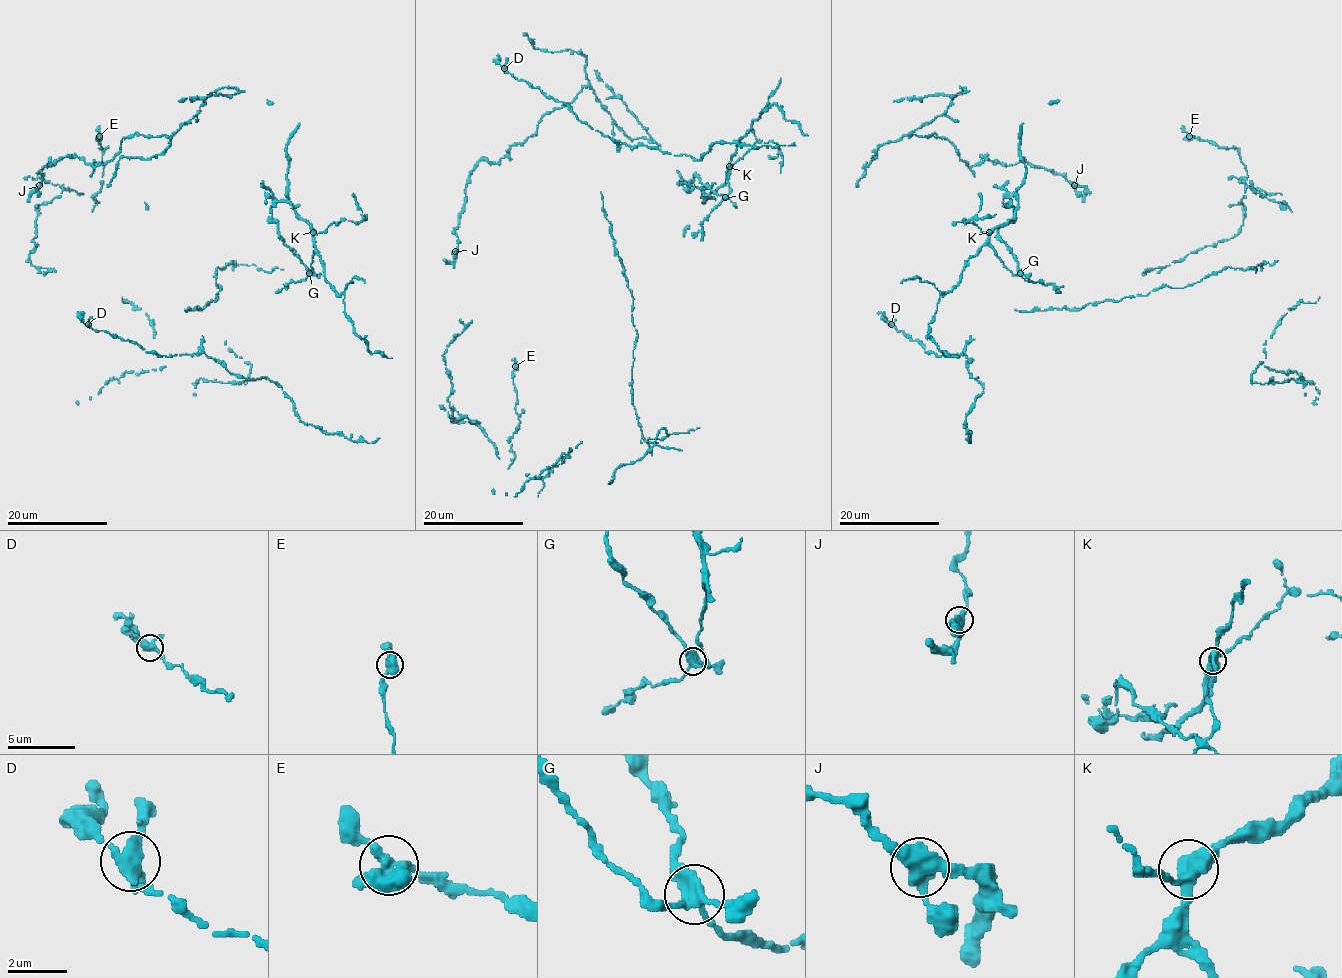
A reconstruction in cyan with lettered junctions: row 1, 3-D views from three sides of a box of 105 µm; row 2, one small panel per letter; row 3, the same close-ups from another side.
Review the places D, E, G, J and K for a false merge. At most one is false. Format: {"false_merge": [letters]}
{"false_merge": ["G"]}

